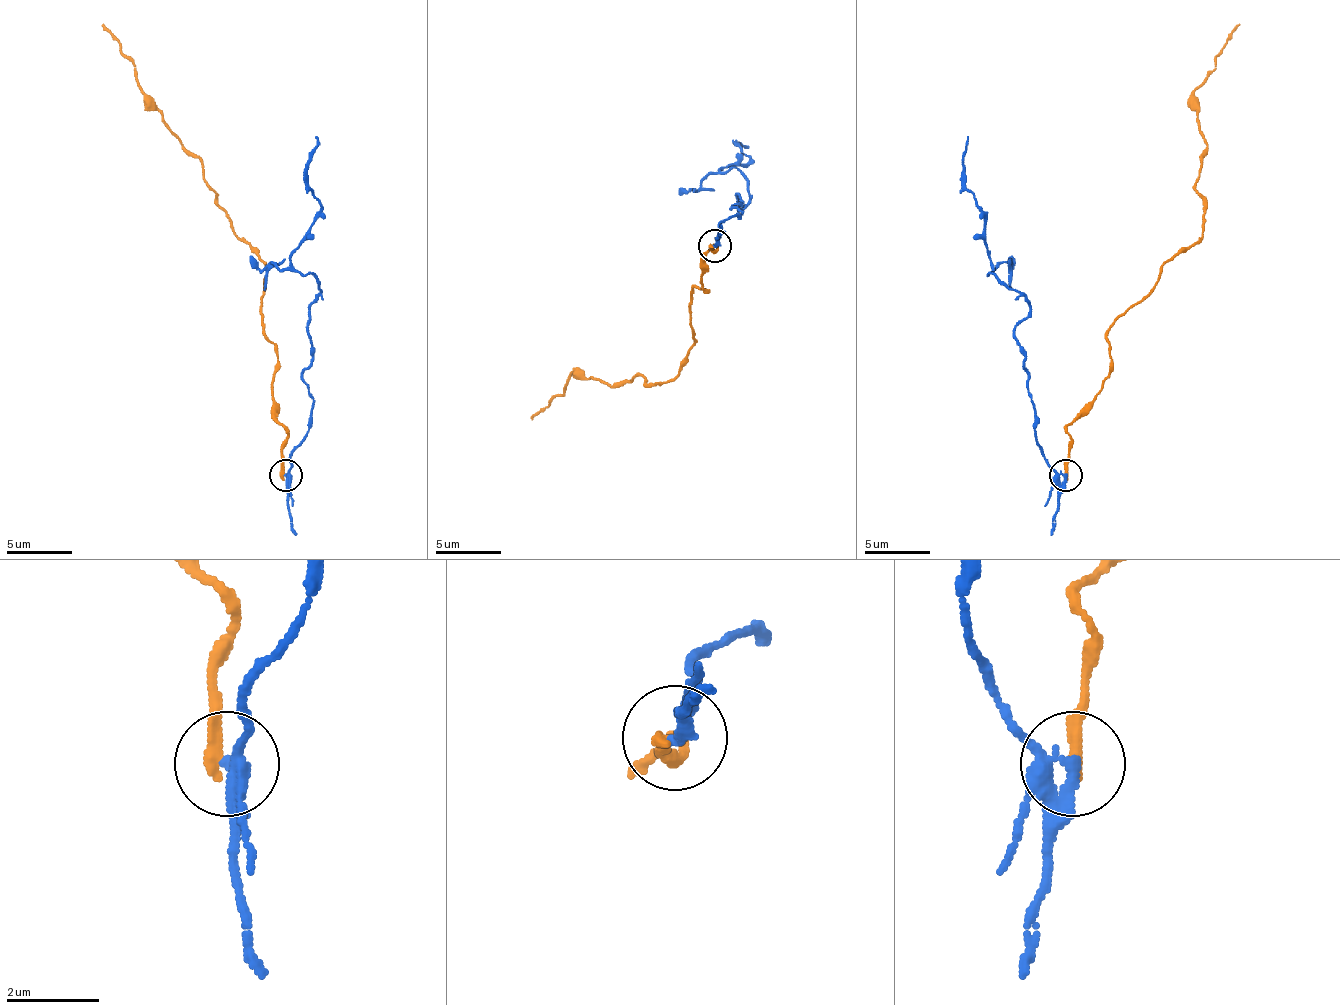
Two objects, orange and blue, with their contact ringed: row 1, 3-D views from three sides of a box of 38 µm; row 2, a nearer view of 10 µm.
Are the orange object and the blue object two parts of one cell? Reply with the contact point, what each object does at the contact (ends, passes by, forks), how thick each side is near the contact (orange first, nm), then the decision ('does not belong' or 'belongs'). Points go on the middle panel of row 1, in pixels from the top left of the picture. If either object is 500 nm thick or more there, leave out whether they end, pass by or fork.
(715, 245) | orange ends | blue forks | 300/200 nm | does not belong

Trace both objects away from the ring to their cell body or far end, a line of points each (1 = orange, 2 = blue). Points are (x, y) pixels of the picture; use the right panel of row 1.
1: (1066, 474), (1066, 429), (1112, 363), (1108, 328), (1203, 233), (1197, 187), (1206, 138), (1193, 93), (1239, 24)
2: (1066, 474), (1033, 432), (1014, 334), (1030, 305), (988, 275), (991, 253), (965, 184), (968, 135)

